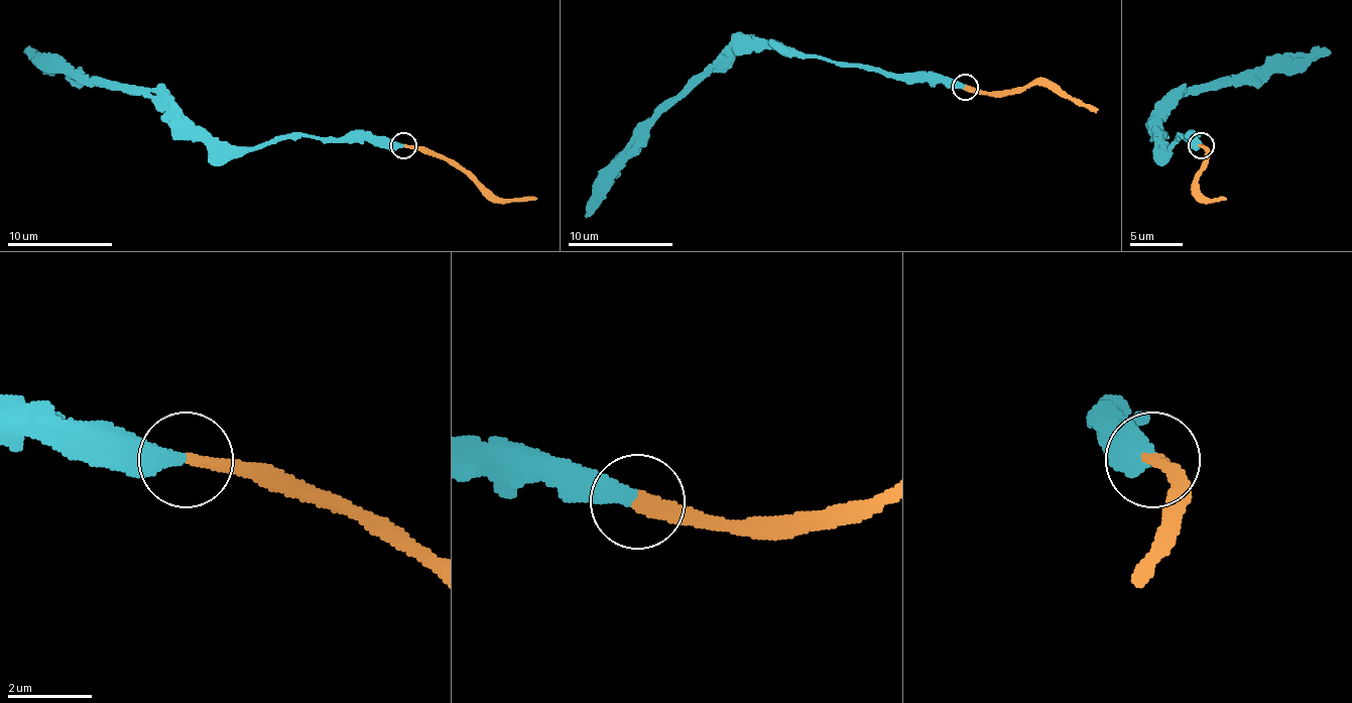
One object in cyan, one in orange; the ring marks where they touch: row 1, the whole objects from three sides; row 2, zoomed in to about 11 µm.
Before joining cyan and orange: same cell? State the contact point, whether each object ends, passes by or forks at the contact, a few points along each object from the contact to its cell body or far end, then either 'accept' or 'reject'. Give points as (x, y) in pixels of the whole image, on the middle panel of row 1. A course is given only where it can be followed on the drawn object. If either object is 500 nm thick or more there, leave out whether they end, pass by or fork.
place (965, 87); cyan ends; orange ends; course cyan (964, 88), (928, 78), (885, 78), (775, 48), (728, 48), (657, 117), (584, 217); course orange (964, 88), (1011, 93), (1046, 83), (1064, 96), (1098, 109); accept

